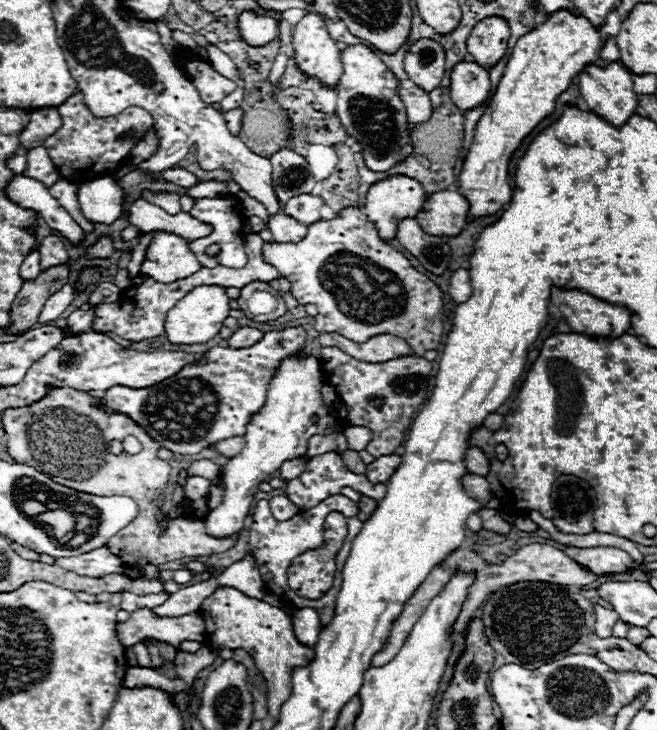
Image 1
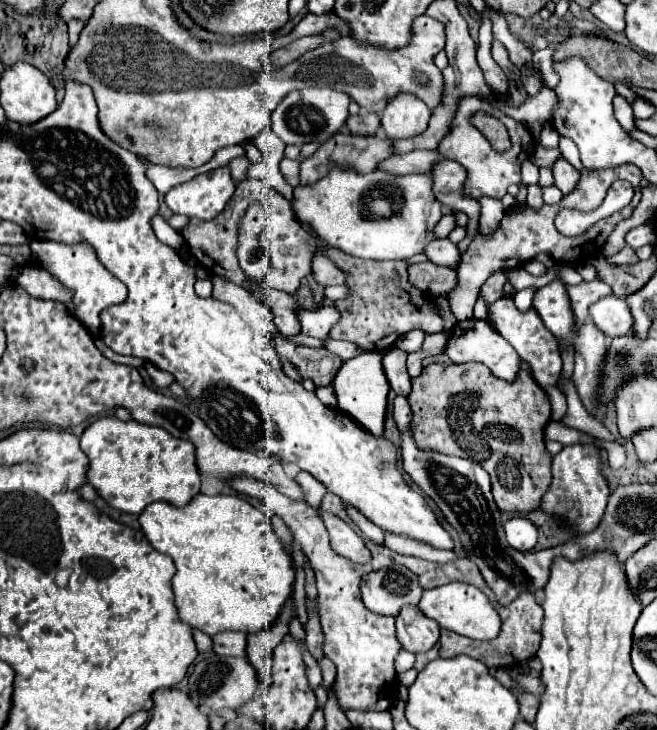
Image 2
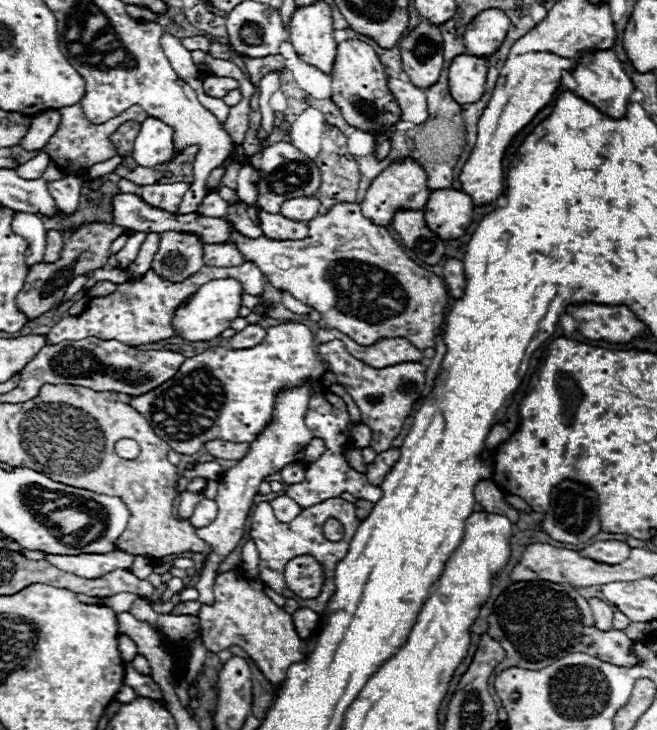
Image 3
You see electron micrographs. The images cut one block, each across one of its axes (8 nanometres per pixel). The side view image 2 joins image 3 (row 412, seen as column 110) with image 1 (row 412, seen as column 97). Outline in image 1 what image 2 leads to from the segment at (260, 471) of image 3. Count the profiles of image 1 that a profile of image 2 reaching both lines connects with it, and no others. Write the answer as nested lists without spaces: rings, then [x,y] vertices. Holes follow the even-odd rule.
[[[288,356],[280,362],[270,382],[264,408],[258,410],[258,414],[252,414],[246,424],[246,446],[238,456],[228,458],[228,464],[222,468],[224,502],[214,508],[204,520],[206,530],[212,536],[230,536],[234,532],[240,532],[244,528],[244,518],[250,512],[258,486],[268,480],[284,460],[304,456],[308,450],[308,440],[312,436],[330,434],[336,430],[336,412],[322,402],[320,390],[322,366],[314,356]],[[312,416],[316,416],[318,422],[312,422]]]

